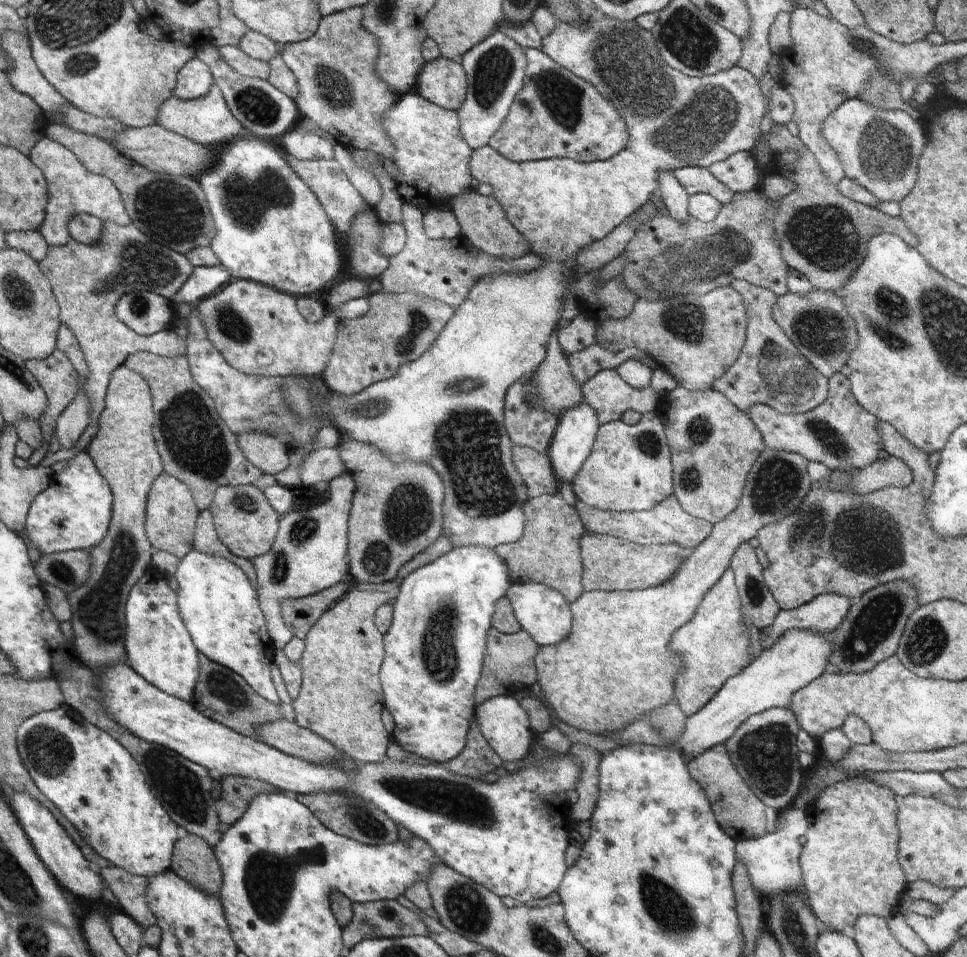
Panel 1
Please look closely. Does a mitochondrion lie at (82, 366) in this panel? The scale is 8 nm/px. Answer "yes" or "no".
no

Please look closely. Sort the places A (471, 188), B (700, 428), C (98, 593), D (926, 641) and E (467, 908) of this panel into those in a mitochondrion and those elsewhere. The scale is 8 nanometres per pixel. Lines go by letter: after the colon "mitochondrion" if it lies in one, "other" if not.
A: other
B: mitochondrion
C: mitochondrion
D: mitochondrion
E: mitochondrion

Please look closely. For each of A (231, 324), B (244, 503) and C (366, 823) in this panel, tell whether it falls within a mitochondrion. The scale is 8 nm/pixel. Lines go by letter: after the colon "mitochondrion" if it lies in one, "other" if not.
A: mitochondrion
B: mitochondrion
C: mitochondrion

